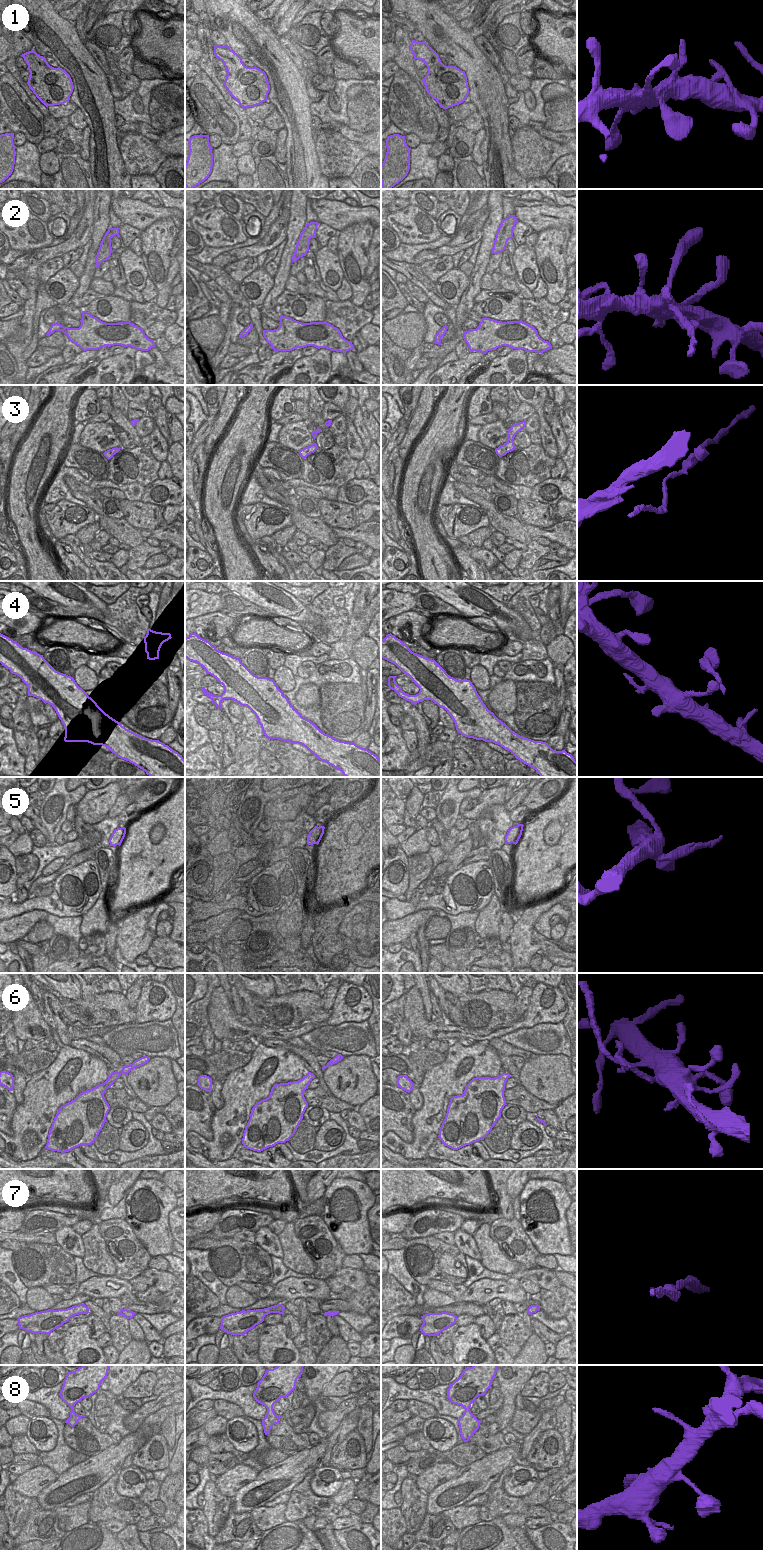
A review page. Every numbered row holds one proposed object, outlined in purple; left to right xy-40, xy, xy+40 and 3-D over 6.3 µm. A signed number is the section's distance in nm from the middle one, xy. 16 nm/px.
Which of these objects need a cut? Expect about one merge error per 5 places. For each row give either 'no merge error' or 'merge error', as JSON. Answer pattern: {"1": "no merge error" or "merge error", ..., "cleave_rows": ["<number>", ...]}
{"1": "no merge error", "2": "no merge error", "3": "no merge error", "4": "no merge error", "5": "merge error", "6": "no merge error", "7": "no merge error", "8": "no merge error", "cleave_rows": ["5"]}

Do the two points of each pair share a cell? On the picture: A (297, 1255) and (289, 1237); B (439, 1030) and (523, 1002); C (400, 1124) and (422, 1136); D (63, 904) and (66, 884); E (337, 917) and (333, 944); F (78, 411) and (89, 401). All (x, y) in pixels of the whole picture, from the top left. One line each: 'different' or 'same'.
A: same
B: different
C: different
D: same
E: same
F: same

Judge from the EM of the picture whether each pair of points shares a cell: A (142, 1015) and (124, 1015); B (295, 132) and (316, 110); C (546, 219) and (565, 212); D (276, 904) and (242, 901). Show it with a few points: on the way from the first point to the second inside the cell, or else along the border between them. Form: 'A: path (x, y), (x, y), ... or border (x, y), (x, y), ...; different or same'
A: border (135, 1009), (134, 1022); different
B: border (310, 102), (310, 112), (312, 114); different
C: path (551, 219), (558, 219), (560, 217); same
D: path (268, 906), (250, 904); same

